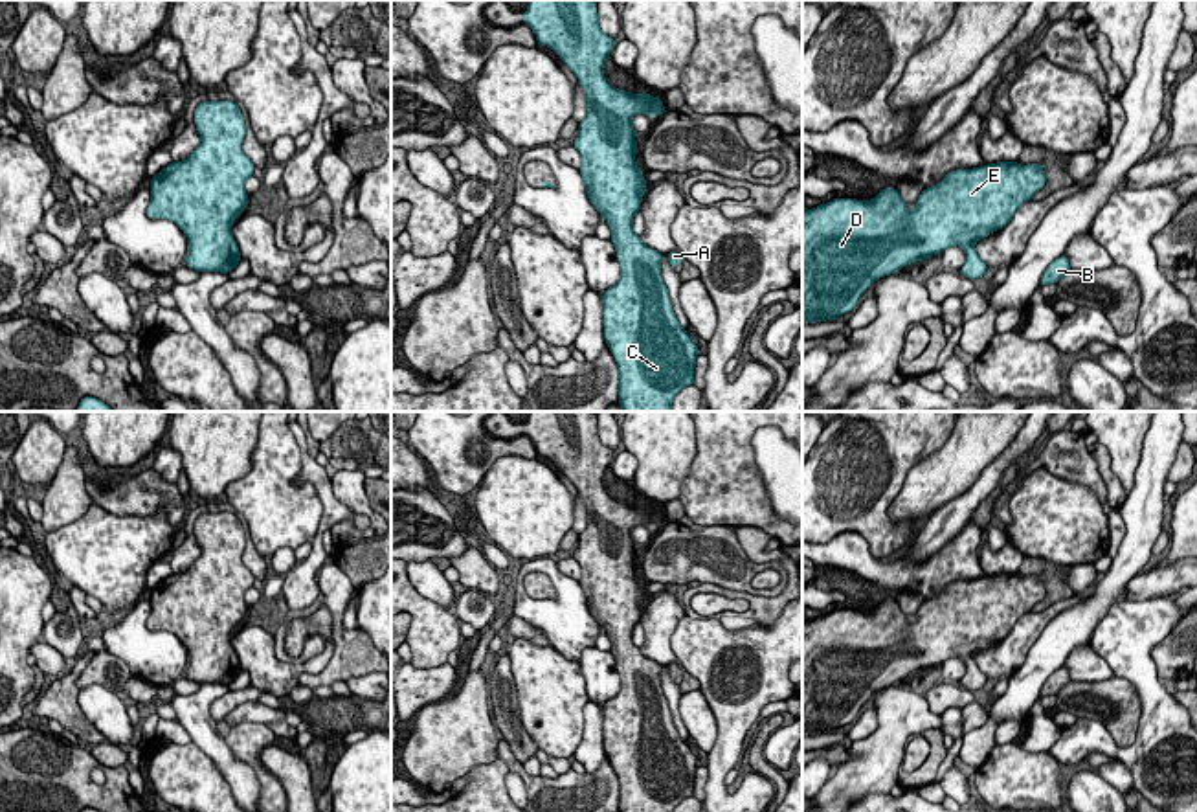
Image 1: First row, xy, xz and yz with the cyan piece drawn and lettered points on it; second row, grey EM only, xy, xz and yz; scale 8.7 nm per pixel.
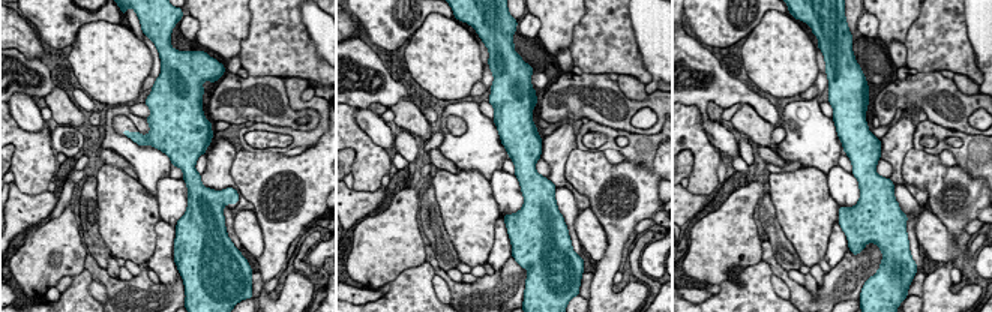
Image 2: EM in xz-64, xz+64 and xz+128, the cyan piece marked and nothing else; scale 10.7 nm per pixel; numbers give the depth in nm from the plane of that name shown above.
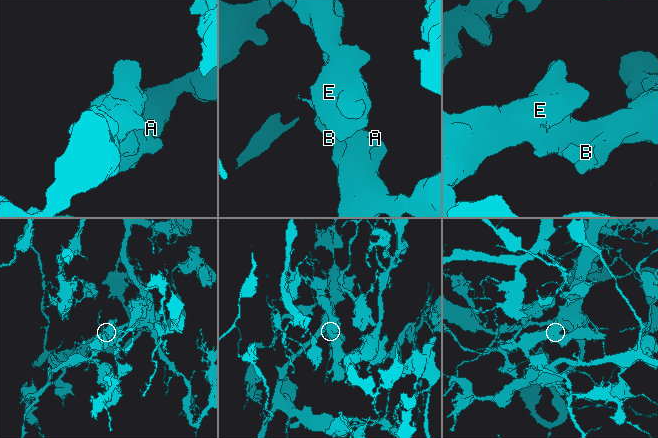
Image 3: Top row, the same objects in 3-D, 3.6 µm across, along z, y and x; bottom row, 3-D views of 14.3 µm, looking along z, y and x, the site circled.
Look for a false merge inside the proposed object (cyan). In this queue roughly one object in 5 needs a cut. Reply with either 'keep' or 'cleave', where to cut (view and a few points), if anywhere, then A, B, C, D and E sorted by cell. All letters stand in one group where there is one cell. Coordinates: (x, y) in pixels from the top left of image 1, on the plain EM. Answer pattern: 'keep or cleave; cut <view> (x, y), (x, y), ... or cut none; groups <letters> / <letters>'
keep; cut none; groups A B C D E

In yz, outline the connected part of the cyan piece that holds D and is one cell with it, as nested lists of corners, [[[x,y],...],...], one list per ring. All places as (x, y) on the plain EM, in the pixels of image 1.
[[[997,573],[947,584],[942,593],[922,603],[916,623],[907,621],[896,599],[881,601],[872,612],[833,610],[813,621],[802,619],[802,731],[837,731],[859,715],[876,691],[949,658],[966,663],[962,687],[971,693],[982,689],[988,676],[979,669],[975,654],[1002,641],[1045,595],[1043,573]]]

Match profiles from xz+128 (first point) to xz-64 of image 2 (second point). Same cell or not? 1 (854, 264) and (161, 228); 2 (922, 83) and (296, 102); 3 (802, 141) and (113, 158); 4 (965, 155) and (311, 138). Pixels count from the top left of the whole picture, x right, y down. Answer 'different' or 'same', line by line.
1: different
2: different
3: different
4: same

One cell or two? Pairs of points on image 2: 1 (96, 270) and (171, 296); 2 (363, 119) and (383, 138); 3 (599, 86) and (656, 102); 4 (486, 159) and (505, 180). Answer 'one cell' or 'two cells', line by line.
1: one cell
2: one cell
3: one cell
4: two cells

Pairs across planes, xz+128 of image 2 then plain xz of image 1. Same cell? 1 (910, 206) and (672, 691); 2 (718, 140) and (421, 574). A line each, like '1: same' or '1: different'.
1: same
2: same

